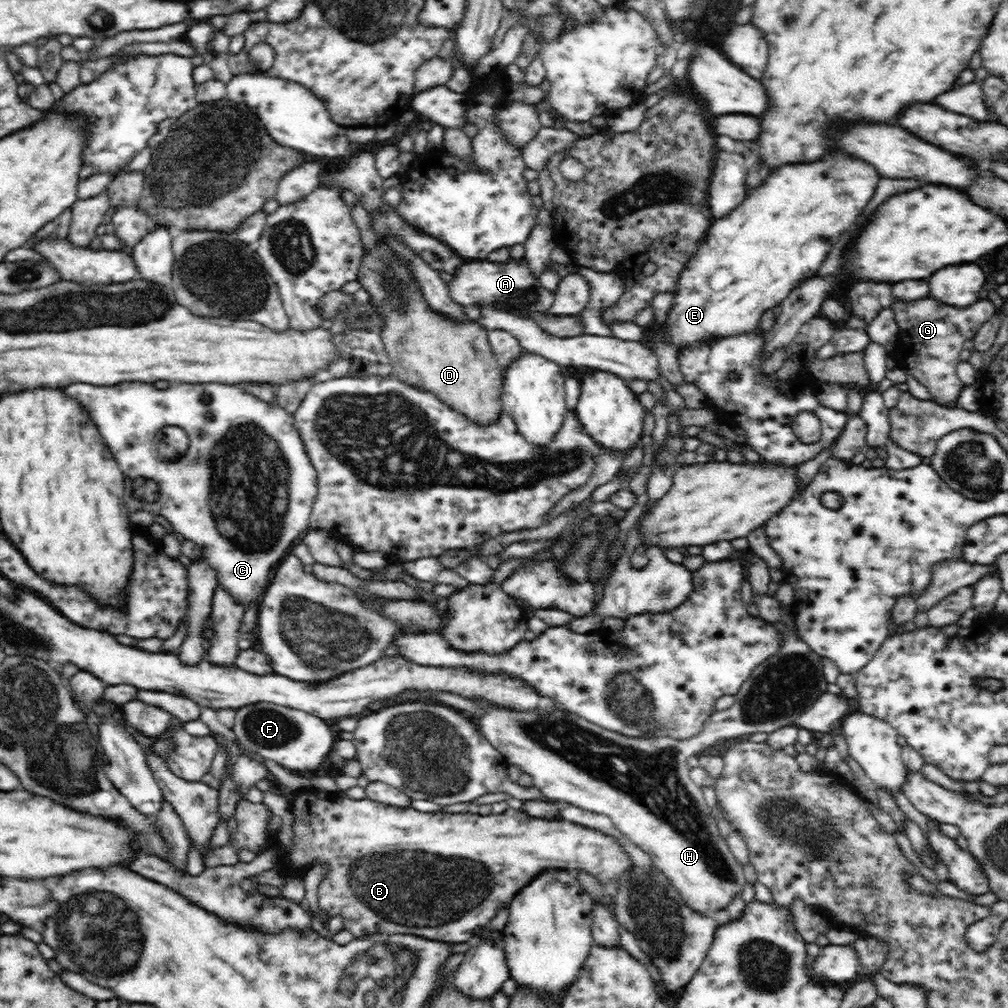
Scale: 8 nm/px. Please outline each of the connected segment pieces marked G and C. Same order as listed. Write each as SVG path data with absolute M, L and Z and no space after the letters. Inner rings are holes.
M926 296L912 302L893 300L891 310L899 327L899 342L888 352L906 374L911 374L926 386L931 400L940 406L954 408L958 406L958 397L964 384L959 379L956 366L961 364L960 352L967 340L974 339L984 322L988 322L996 313L996 307L987 299L978 298L972 306L956 308L948 306L933 296Z
M122 382L118 386L72 384L72 386L64 388L64 394L70 396L70 398L74 396L76 400L80 400L90 410L91 419L94 420L94 424L102 435L103 441L108 445L112 456L116 459L120 470L123 472L125 479L124 502L128 510L144 510L144 512L153 512L153 514L164 516L173 526L174 531L180 532L184 538L191 540L205 551L209 565L216 571L217 586L229 592L233 599L241 602L244 607L250 604L250 601L262 598L264 590L270 584L270 578L272 578L276 566L280 564L280 560L291 552L291 549L301 541L301 537L310 529L308 520L310 520L310 512L312 512L314 500L318 496L317 471L314 469L308 453L306 453L306 447L304 447L304 441L300 438L298 428L294 426L293 415L286 414L276 404L264 404L264 402L260 402L259 398L246 394L240 384L236 384L236 386L226 386L226 384L176 384L176 386L168 388L168 390L156 390L156 388L152 388L152 384L144 384L144 382ZM164 426L180 426L188 434L190 448L187 449L188 452L186 452L186 458L184 458L186 464L172 466L174 462L164 462L166 458L159 454L153 438L156 436L156 432L162 430ZM132 480L134 480L134 486L142 486L143 484L158 486L158 500L156 502L138 500L132 490Z

